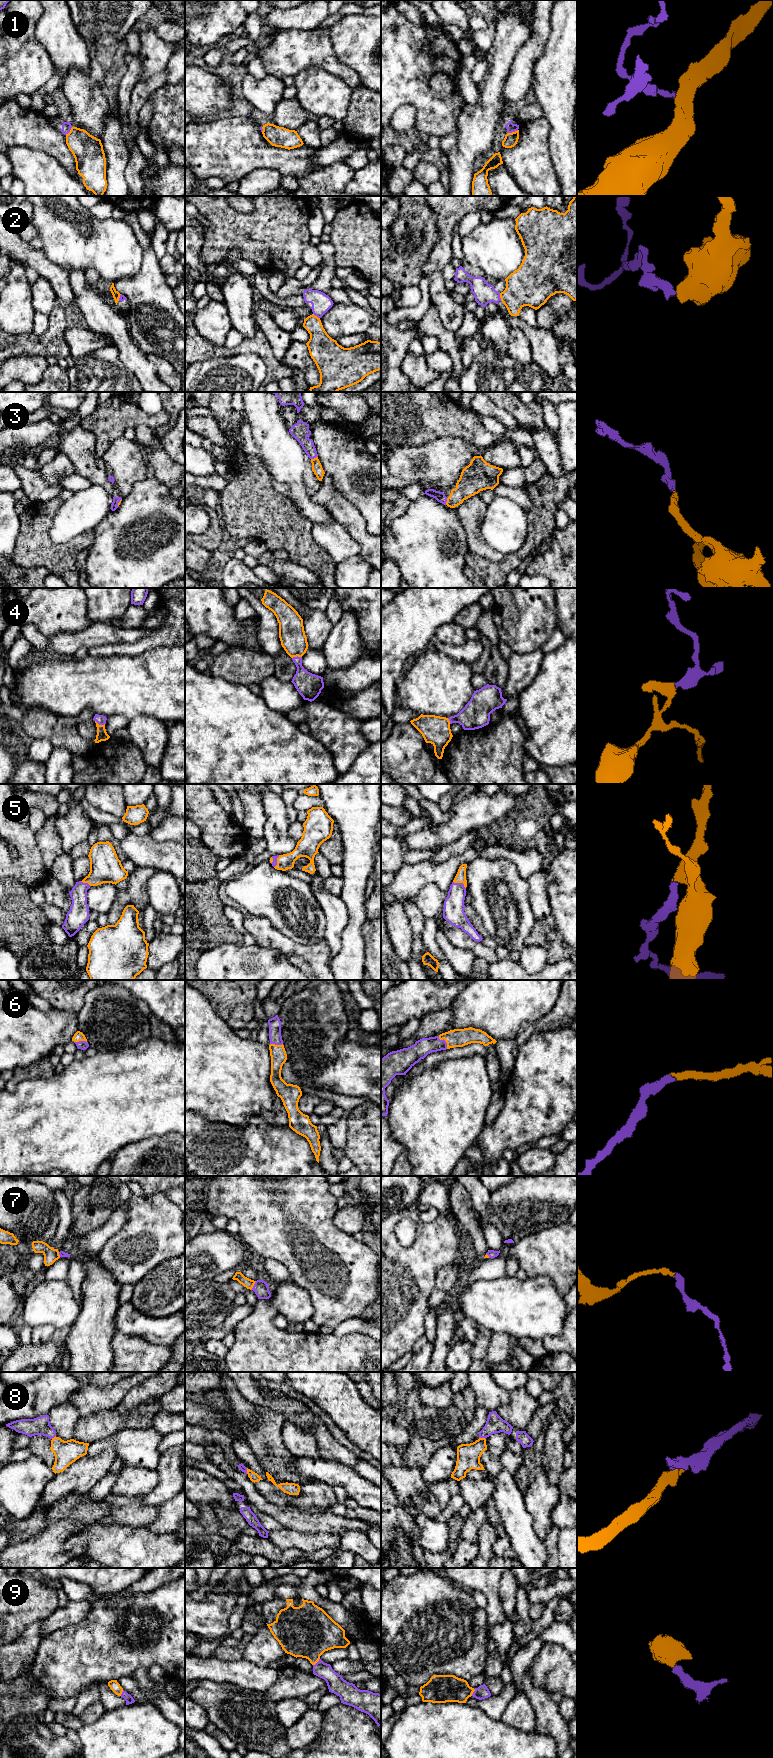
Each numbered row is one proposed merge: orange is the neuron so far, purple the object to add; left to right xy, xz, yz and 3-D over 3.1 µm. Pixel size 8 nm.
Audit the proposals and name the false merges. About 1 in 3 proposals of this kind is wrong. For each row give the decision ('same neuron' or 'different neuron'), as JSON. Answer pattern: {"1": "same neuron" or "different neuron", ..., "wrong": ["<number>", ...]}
{"1": "different neuron", "2": "different neuron", "3": "same neuron", "4": "same neuron", "5": "same neuron", "6": "same neuron", "7": "same neuron", "8": "different neuron", "9": "same neuron", "wrong": ["1", "2", "8"]}

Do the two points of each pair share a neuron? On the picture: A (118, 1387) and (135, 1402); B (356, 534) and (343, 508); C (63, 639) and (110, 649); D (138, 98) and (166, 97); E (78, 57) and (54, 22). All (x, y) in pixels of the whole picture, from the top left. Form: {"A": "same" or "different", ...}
{"A": "different", "B": "same", "C": "different", "D": "different", "E": "same"}

